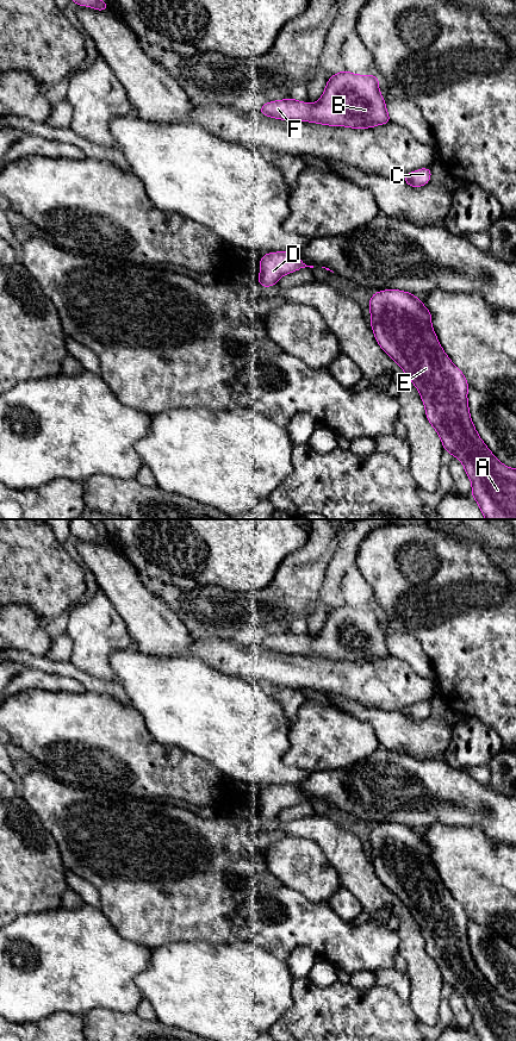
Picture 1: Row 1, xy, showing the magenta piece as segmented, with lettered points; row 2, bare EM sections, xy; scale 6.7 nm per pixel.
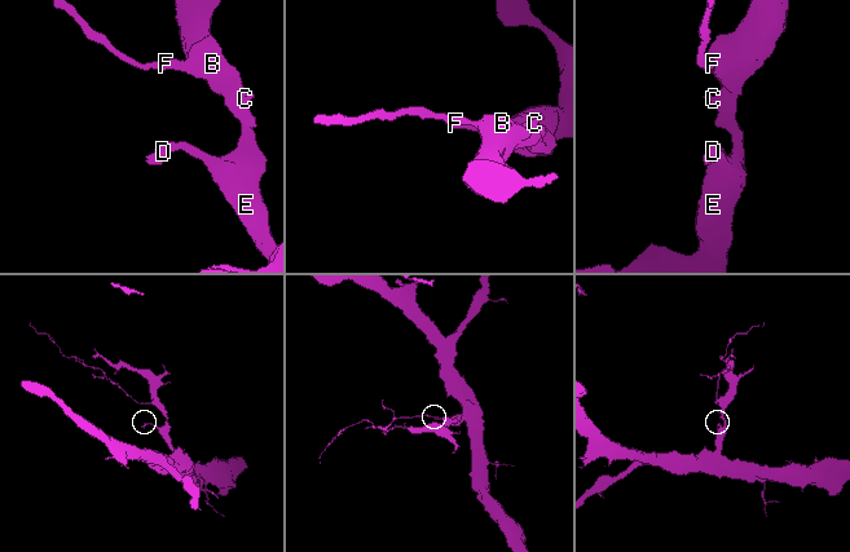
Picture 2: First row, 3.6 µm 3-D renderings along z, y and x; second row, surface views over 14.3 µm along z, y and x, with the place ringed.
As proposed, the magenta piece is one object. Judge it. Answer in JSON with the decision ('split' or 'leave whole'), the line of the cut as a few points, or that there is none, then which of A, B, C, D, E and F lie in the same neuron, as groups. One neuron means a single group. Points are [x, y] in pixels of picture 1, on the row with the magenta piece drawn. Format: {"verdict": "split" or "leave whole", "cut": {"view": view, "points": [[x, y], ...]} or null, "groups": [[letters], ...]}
{"verdict": "leave whole", "cut": null, "groups": [["A", "B", "C", "D", "E", "F"]]}

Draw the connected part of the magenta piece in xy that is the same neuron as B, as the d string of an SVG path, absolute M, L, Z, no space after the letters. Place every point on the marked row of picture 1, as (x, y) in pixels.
M343 69L327 81L323 95L316 104L301 102L296 99L269 101L257 111L263 116L293 121L311 121L329 126L368 129L393 121L386 110L385 99L380 94L378 75L356 75Z

